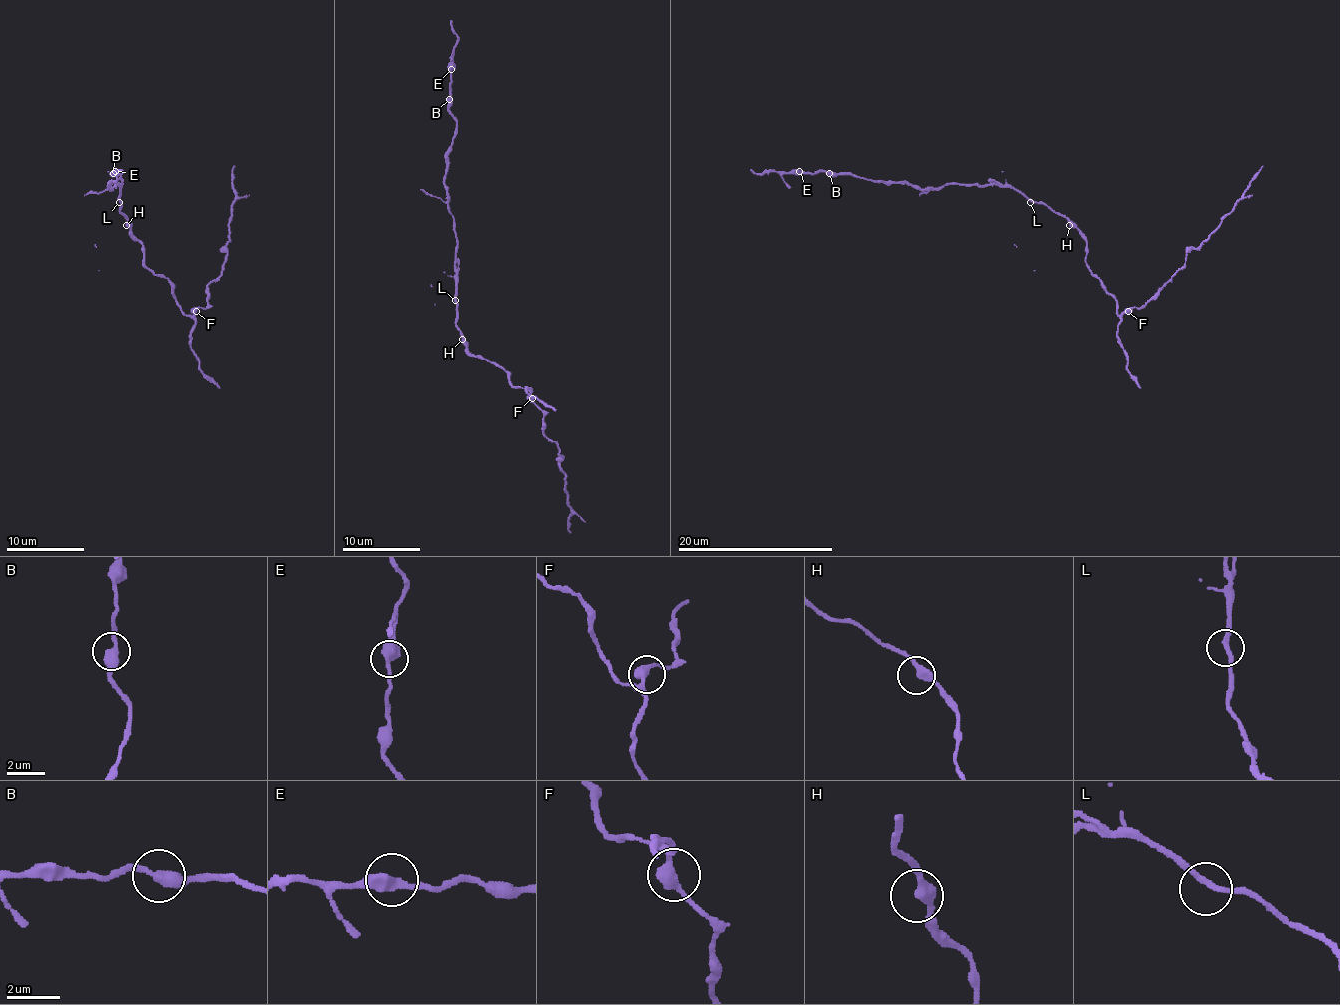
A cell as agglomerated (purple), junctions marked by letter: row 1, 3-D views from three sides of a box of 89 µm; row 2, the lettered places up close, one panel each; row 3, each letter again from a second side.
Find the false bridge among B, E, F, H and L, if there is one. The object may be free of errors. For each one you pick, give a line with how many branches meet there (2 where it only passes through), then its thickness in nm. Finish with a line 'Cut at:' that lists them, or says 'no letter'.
Cut at: no letter

